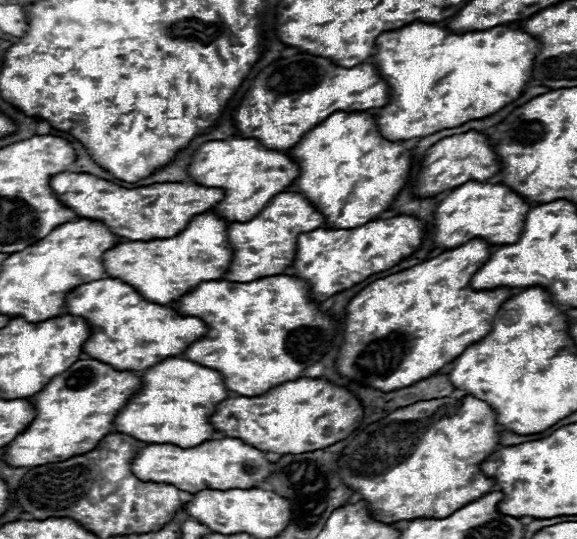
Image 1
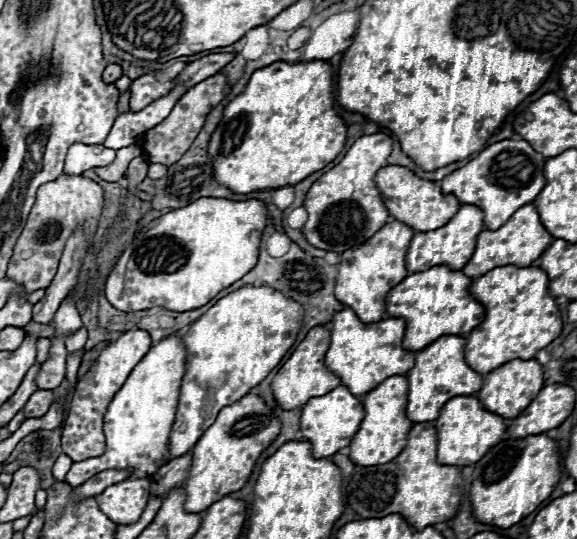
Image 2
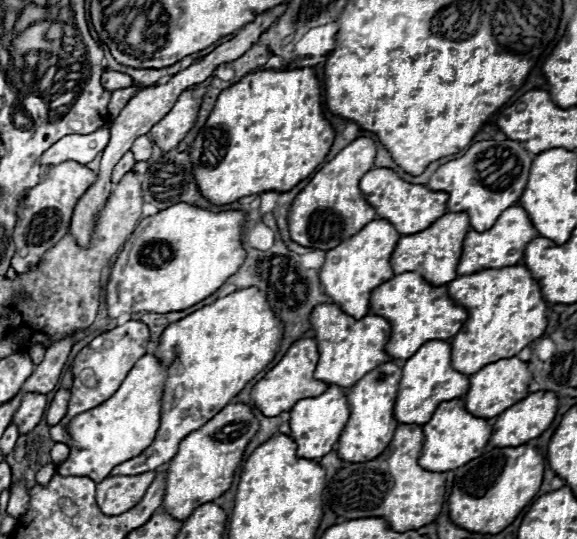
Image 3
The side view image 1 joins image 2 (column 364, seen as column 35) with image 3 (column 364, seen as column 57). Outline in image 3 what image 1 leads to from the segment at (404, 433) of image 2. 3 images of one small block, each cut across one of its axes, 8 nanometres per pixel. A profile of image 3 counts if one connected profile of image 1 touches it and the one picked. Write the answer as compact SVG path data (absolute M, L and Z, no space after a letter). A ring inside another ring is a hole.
M386 362L376 370L368 372L356 386L348 388L348 406L350 406L350 420L346 422L342 436L336 444L336 452L346 462L368 462L368 458L378 458L386 446L392 442L396 426L400 424L394 418L394 402L398 396L402 368L394 362Z

